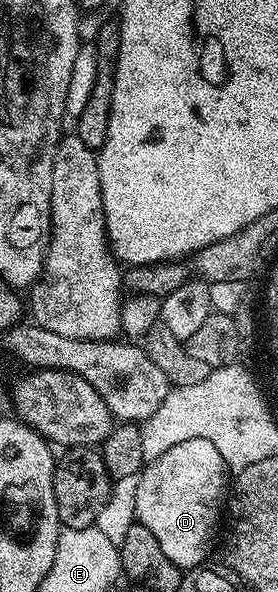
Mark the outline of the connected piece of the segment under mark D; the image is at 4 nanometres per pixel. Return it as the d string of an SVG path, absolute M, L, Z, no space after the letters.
M191 439L166 449L162 457L151 460L135 480L136 492L132 495L132 507L136 510L135 522L146 525L154 533L162 553L182 569L199 567L212 551L212 542L216 539L216 530L222 527L222 512L226 507L226 492L230 487L230 469L222 461L222 453L210 441Z

